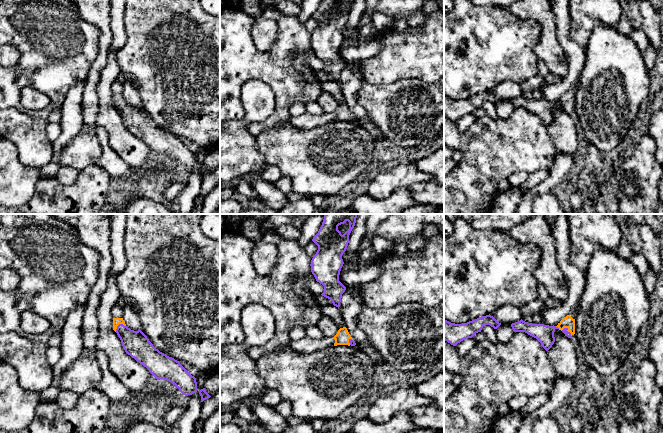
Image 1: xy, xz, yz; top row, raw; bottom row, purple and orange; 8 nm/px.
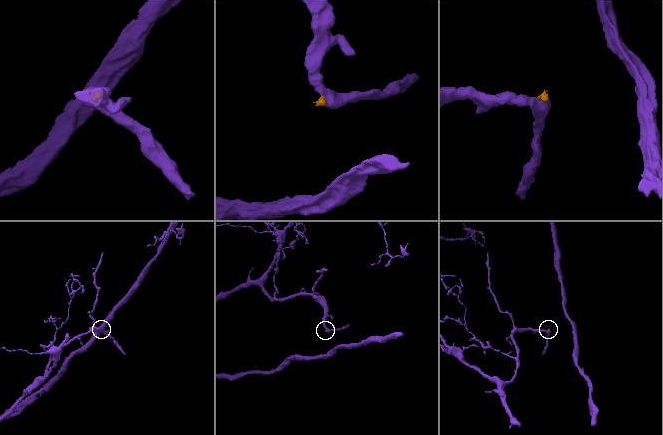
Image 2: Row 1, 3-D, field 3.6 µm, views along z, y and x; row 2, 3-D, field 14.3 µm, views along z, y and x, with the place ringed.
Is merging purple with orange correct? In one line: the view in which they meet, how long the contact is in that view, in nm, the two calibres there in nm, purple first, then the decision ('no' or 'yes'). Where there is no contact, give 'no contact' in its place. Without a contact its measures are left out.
contact in xy; length 100 nm; calibres 200 and 60 nm; yes

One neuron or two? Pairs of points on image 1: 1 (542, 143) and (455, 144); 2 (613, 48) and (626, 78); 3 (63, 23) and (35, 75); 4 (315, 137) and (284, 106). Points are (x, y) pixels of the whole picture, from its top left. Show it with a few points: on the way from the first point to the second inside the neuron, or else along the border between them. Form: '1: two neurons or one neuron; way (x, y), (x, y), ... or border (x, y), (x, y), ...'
1: two neurons; border (461, 134), (460, 149)
2: one neuron; way (613, 55), (613, 63), (621, 71)
3: one neuron; way (56, 36), (56, 54), (48, 62)
4: two neurons; border (288, 122), (278, 124), (266, 131)

